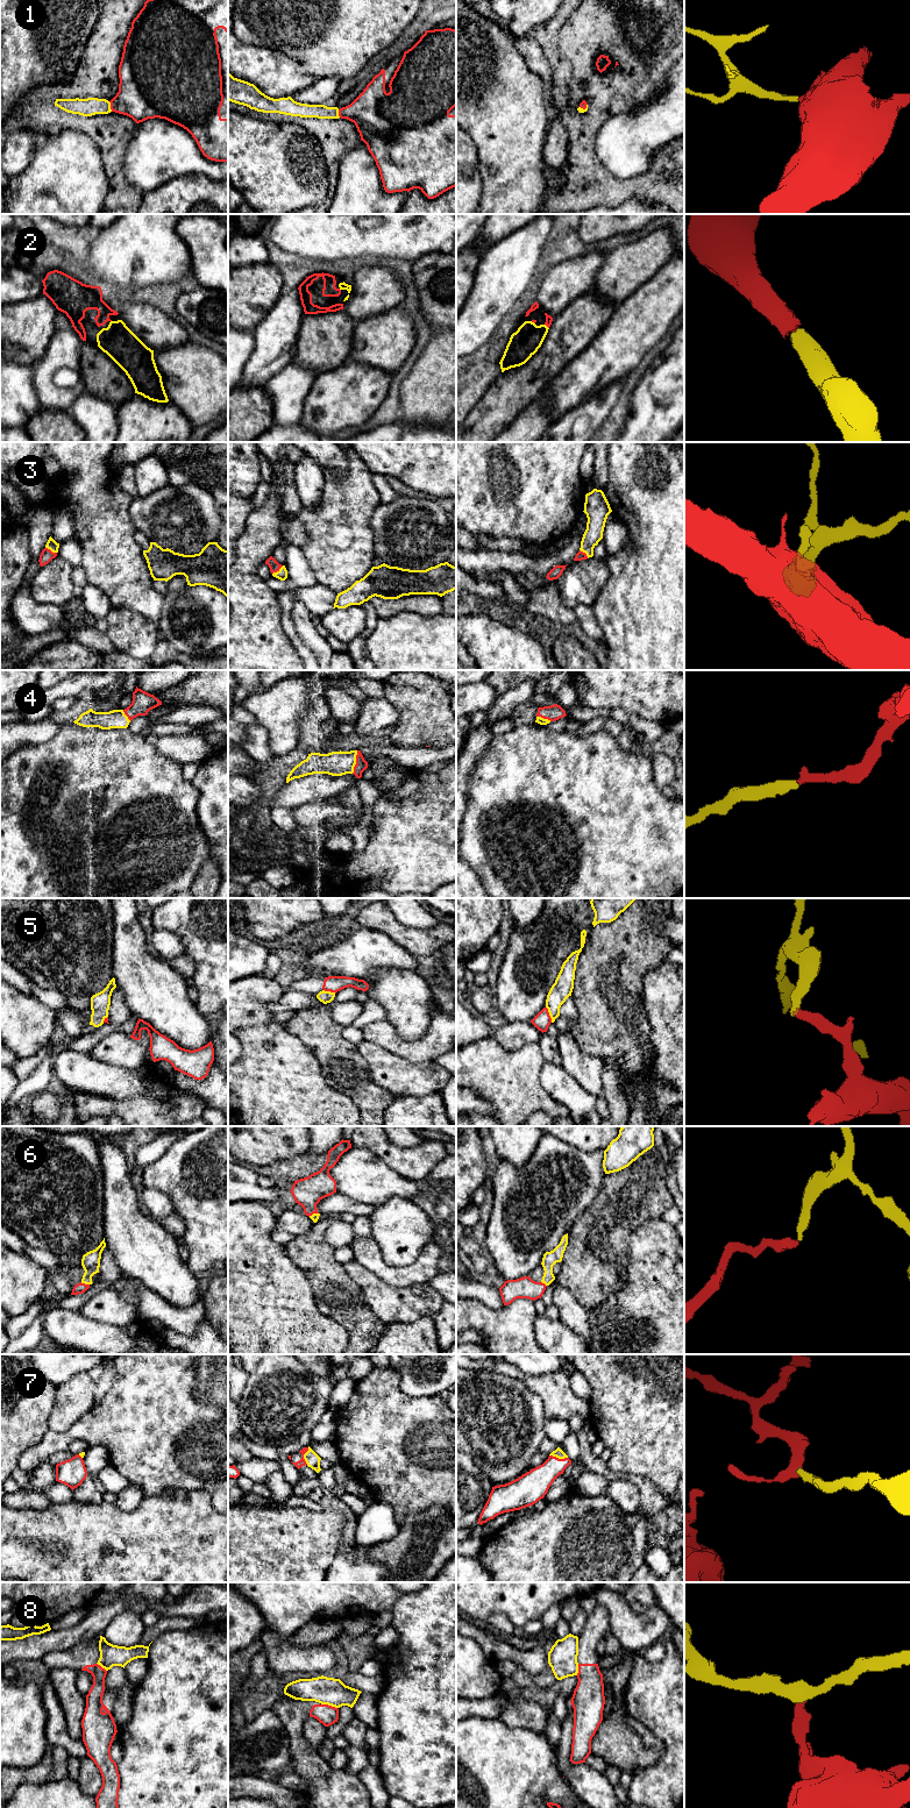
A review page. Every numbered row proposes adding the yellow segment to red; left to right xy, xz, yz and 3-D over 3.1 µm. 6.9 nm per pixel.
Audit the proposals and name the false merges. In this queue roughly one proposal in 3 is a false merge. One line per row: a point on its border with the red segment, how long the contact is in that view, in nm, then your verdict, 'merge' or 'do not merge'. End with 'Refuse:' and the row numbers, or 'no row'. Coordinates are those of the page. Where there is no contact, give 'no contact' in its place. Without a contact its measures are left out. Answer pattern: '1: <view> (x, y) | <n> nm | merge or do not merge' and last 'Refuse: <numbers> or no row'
1: xy (111, 106) | 80 nm | merge
2: yz (546, 325) | 50 nm | merge
3: xz (277, 570) | 100 nm | merge
4: xz (356, 762) | 170 nm | merge
5: yz (548, 1015) | 120 nm | do not merge
6: xy (84, 1283) | 70 nm | merge
7: yz (557, 1458) | 130 nm | merge
8: xz (329, 1706) | 120 nm | do not merge
Refuse: 5, 8

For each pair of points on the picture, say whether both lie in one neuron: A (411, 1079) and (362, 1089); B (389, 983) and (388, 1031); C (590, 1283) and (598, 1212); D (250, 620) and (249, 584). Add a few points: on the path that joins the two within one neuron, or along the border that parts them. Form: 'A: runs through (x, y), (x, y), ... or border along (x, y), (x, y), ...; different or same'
A: border along (365, 1061), (370, 1077), (393, 1096); different
B: border along (386, 1018), (405, 1040); different
C: runs through (594, 1266), (597, 1253), (598, 1230); same
D: runs through (249, 611), (249, 593); same

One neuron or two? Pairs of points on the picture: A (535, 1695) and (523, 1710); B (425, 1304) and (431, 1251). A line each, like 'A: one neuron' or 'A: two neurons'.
A: two neurons
B: two neurons

